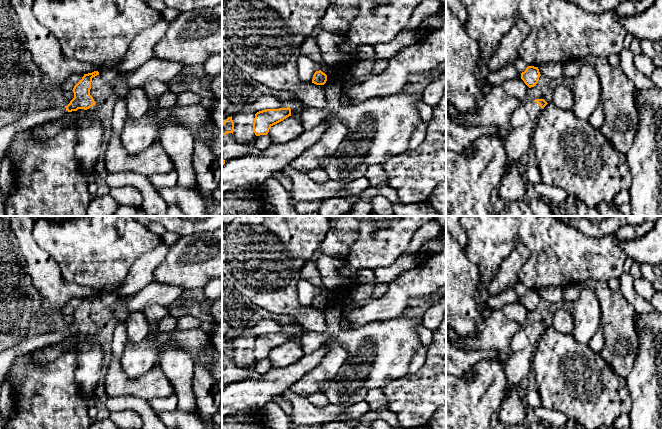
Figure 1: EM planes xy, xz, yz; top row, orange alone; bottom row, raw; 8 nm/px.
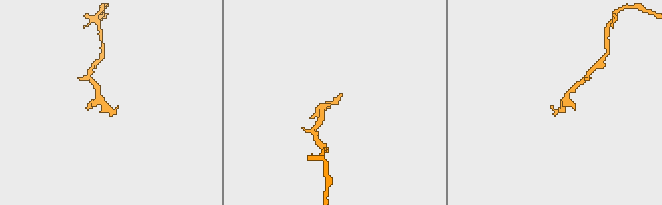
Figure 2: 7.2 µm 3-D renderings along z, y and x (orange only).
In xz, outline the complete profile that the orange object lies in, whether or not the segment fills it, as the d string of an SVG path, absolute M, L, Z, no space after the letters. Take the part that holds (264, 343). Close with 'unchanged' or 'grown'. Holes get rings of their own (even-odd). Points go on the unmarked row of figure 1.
M290 331L279 333L266 333L255 338L253 346L253 356L256 360L267 359L269 353L291 340Z | unchanged

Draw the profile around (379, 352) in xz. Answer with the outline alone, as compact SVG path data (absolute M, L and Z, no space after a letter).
M327 304L324 308L326 330L323 333L307 332L301 338L304 354L319 349L326 340L334 339L348 352L348 357L337 376L325 381L322 392L329 403L338 406L350 406L365 400L367 393L375 388L383 389L388 383L409 373L409 365L421 340L418 328L421 318L395 317L386 321L373 321L358 329L341 329L342 304Z

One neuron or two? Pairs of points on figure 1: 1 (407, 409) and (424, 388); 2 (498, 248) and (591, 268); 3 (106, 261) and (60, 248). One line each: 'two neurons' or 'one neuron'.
1: one neuron
2: one neuron
3: one neuron

